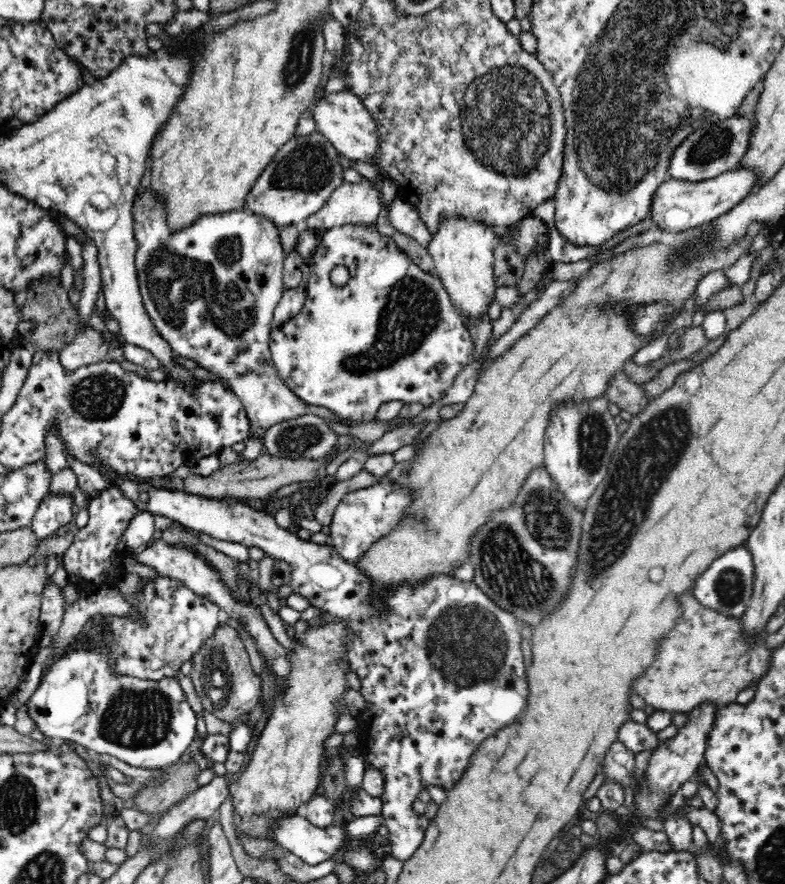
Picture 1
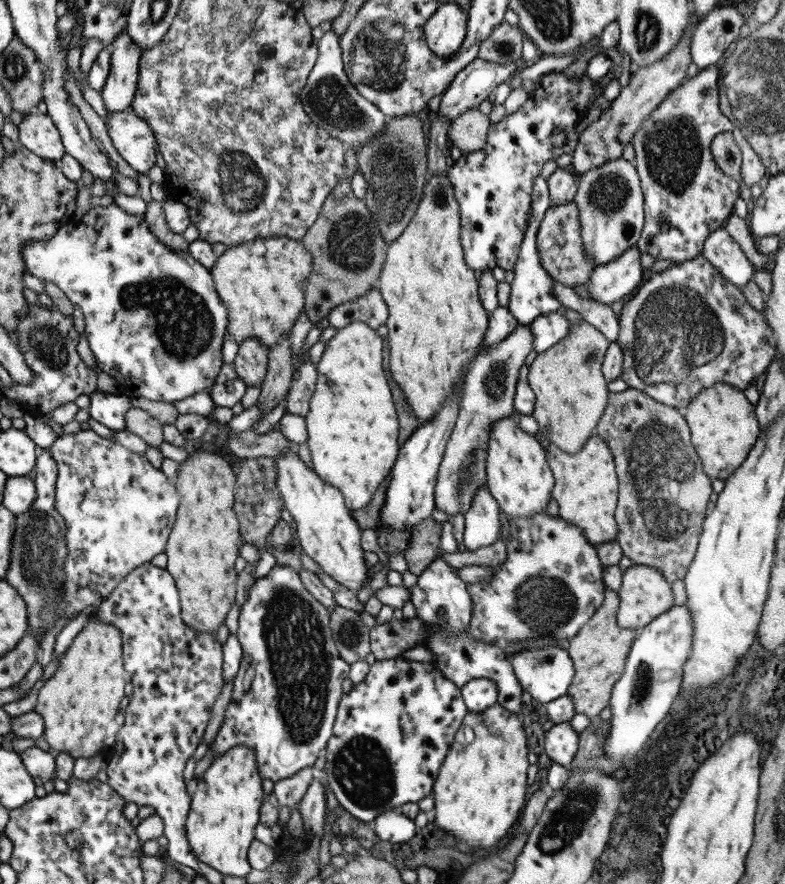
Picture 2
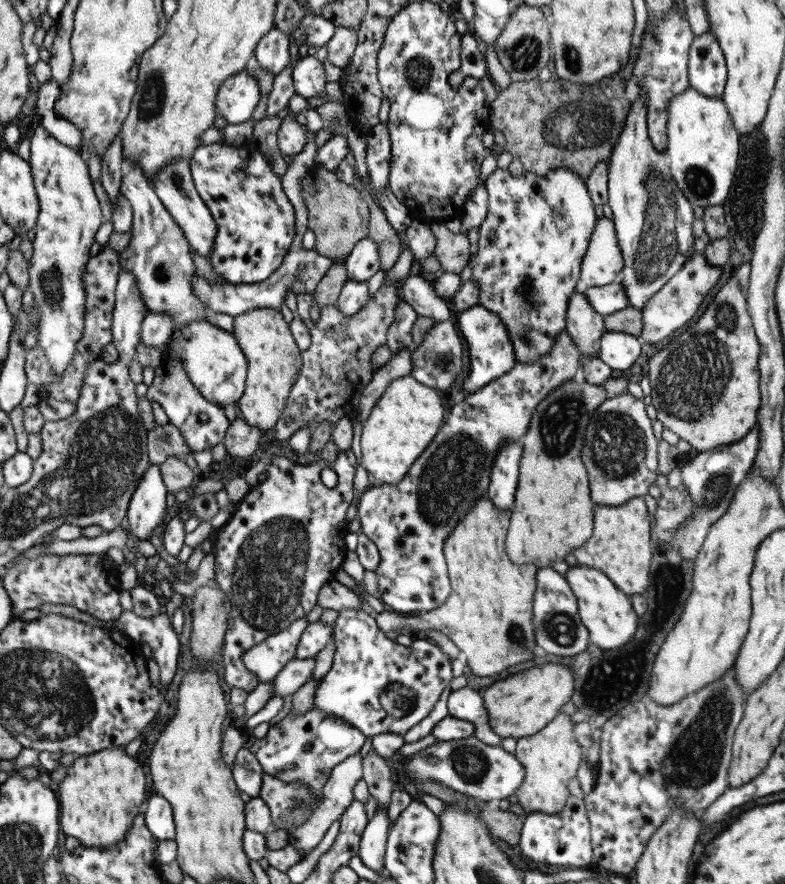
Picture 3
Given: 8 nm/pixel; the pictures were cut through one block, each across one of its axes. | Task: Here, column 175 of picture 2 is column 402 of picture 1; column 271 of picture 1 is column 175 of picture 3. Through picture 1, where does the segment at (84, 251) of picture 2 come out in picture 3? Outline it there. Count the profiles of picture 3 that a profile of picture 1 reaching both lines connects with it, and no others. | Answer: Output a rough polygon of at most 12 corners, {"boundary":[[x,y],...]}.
{"boundary":[[213,321],[175,326],[165,360],[182,359],[208,401],[235,404],[247,360]]}

